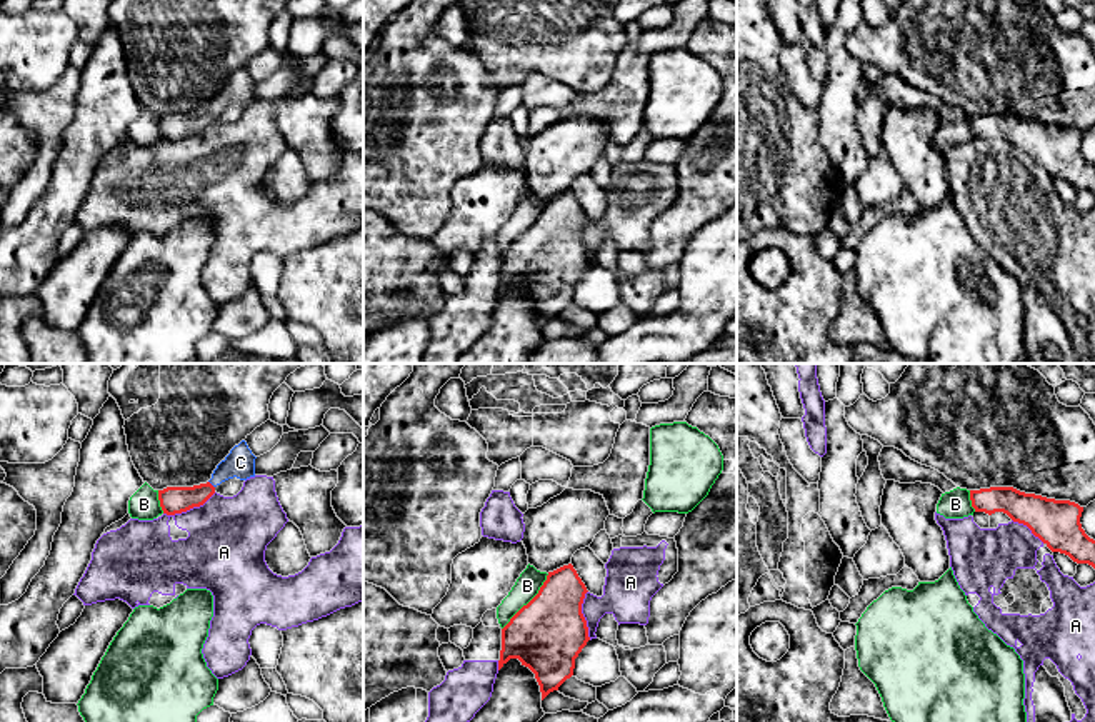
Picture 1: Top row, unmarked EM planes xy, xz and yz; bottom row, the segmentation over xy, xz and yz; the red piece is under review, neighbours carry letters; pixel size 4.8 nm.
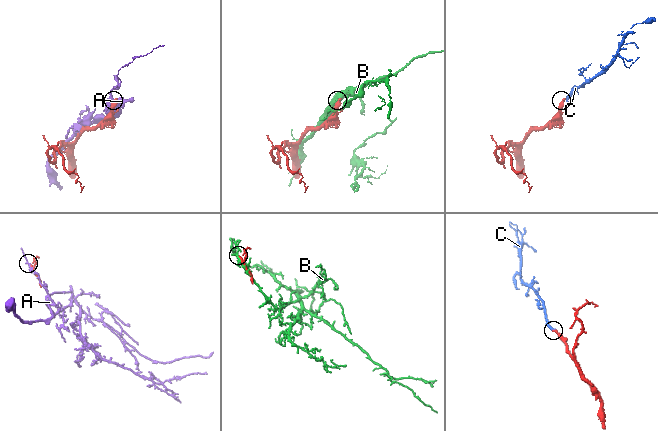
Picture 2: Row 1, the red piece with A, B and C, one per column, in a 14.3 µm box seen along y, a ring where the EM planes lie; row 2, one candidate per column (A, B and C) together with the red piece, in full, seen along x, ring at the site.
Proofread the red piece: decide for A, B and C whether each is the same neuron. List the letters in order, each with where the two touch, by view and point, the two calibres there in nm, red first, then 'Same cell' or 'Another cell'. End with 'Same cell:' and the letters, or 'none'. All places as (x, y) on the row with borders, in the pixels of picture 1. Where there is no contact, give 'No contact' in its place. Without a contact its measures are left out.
A: Touches red at xy (189, 509). Thickness 130 nm (red) against 380 nm. Another cell
B: Touches red at xz (529, 602). Thickness 360 nm (red) against 120 nm. Another cell
C: Touches red at xy (210, 484). Thickness 130 nm (red) against 140 nm. Same cell
Same cell: C

